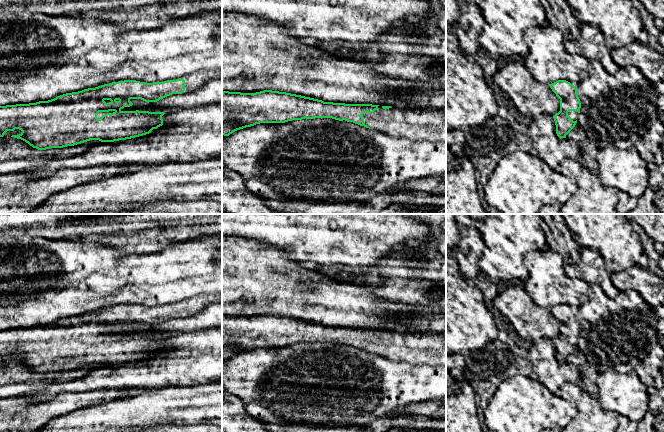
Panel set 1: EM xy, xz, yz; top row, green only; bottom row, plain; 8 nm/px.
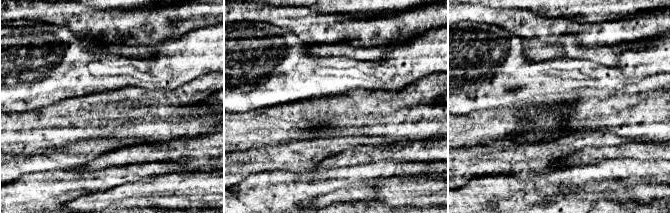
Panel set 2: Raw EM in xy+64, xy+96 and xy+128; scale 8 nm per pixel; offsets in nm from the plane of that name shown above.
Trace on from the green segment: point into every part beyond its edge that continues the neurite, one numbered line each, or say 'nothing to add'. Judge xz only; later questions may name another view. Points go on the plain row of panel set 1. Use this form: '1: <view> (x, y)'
1: xz (420, 348)

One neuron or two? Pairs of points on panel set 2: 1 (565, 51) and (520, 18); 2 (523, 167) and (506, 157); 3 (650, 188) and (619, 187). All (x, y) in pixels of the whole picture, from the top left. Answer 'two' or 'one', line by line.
1: two
2: one
3: one

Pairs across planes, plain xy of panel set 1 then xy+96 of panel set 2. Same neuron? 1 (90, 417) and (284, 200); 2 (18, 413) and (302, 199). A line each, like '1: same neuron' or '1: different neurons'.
1: different neurons
2: same neuron

